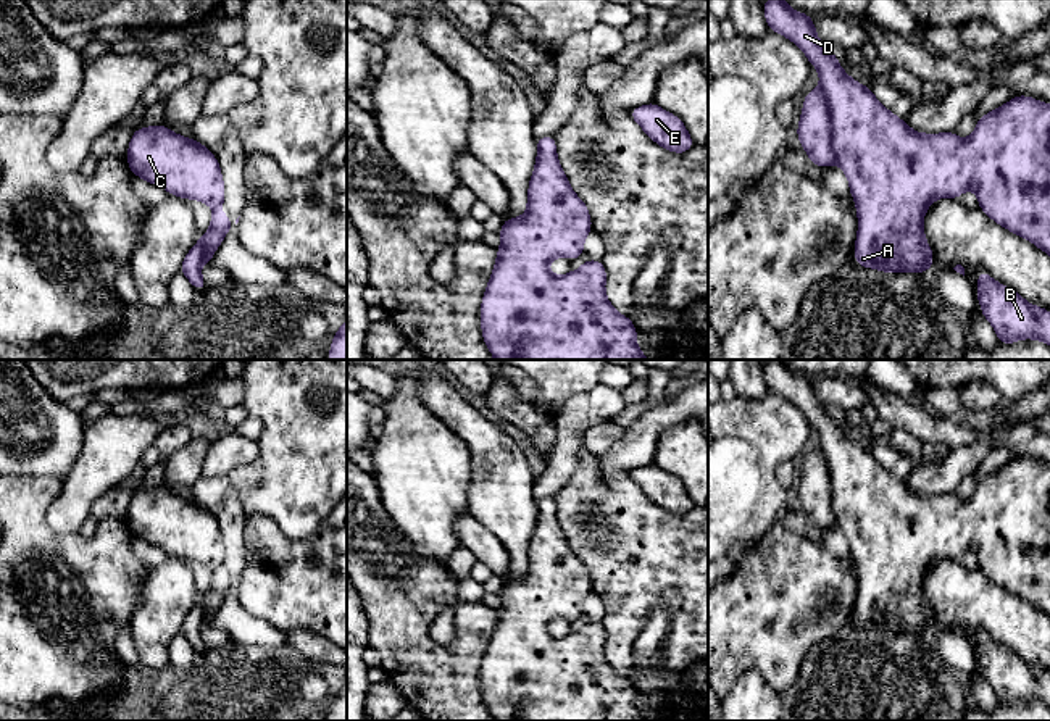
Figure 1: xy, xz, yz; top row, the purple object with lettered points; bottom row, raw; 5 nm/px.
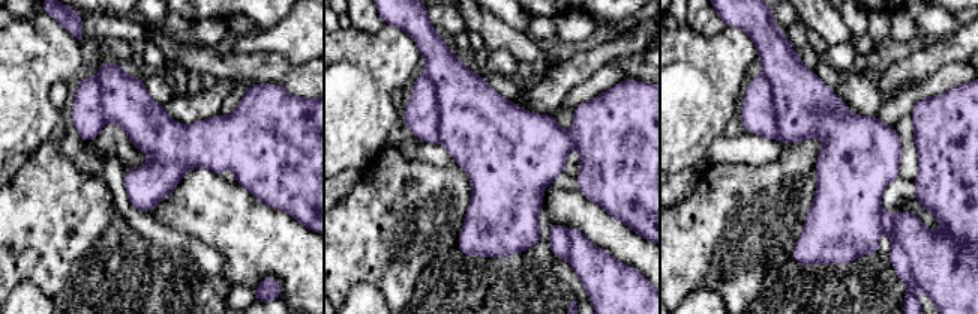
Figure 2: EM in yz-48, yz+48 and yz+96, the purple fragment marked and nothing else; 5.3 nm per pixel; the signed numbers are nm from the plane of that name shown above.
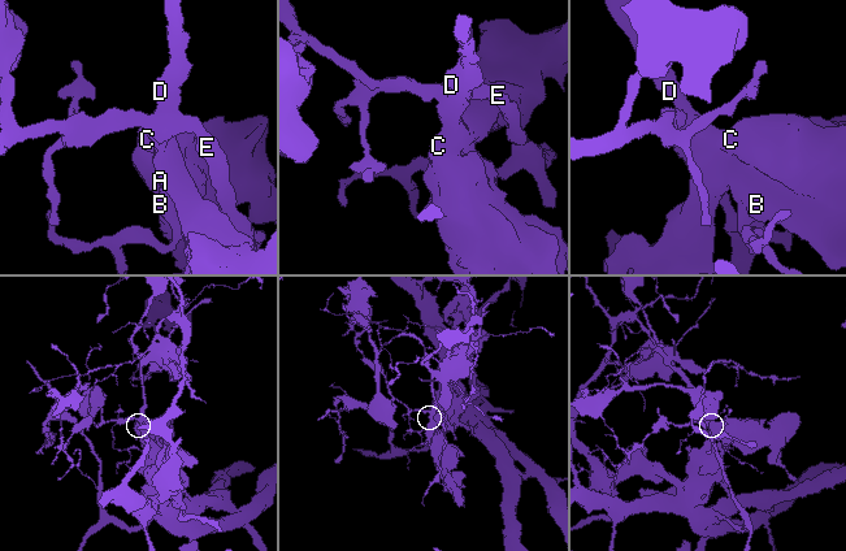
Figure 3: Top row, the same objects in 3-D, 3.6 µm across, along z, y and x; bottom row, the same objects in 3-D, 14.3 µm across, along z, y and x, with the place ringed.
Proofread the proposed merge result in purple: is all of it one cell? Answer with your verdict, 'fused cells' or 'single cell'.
single cell

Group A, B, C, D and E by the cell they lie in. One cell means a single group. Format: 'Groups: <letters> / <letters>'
Groups: A B C D E

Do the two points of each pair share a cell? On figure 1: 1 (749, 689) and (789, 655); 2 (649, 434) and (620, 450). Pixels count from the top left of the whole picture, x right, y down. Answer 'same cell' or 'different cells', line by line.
1: different cells
2: same cell

